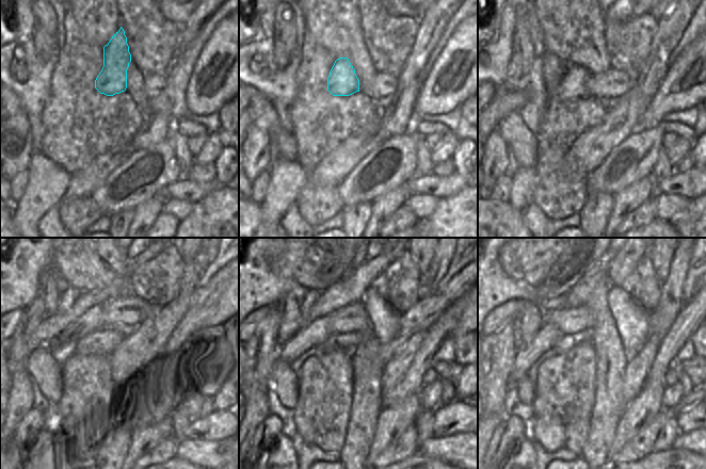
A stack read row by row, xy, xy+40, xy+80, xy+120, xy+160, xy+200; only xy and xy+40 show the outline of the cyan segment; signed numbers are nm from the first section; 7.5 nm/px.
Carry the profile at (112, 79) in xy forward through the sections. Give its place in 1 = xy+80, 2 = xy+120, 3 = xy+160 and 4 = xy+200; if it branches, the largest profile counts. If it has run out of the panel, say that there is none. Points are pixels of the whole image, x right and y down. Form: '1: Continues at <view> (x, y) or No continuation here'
1: Continues at xy+80 (573, 84)
2: Continues at xy+120 (93, 320)
3: Continues at xy+160 (294, 339)
4: Continues at xy+200 (532, 338).

